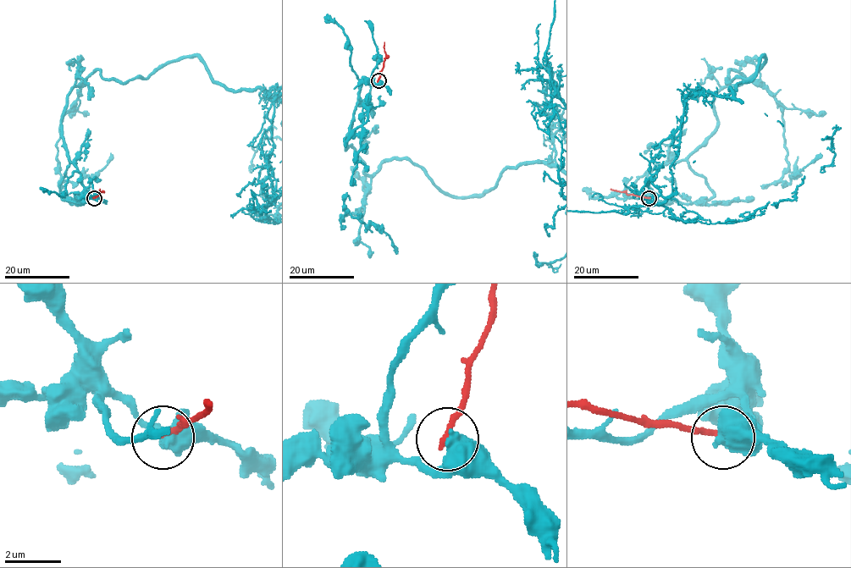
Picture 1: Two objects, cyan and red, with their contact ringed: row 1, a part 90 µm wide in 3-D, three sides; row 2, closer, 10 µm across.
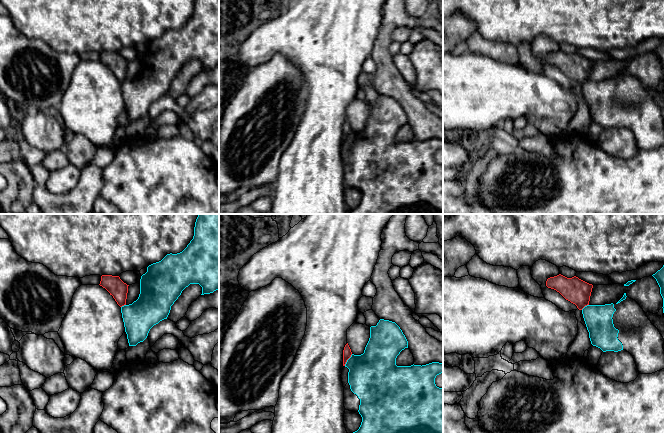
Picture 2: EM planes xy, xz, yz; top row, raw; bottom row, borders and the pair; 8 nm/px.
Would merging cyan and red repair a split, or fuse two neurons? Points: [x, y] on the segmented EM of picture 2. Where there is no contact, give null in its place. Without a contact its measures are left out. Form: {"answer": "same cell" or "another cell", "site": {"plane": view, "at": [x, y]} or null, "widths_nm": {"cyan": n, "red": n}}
{"answer": "another cell", "site": {"plane": "xz", "at": [347, 360]}, "widths_nm": {"cyan": 400, "red": 70}}

